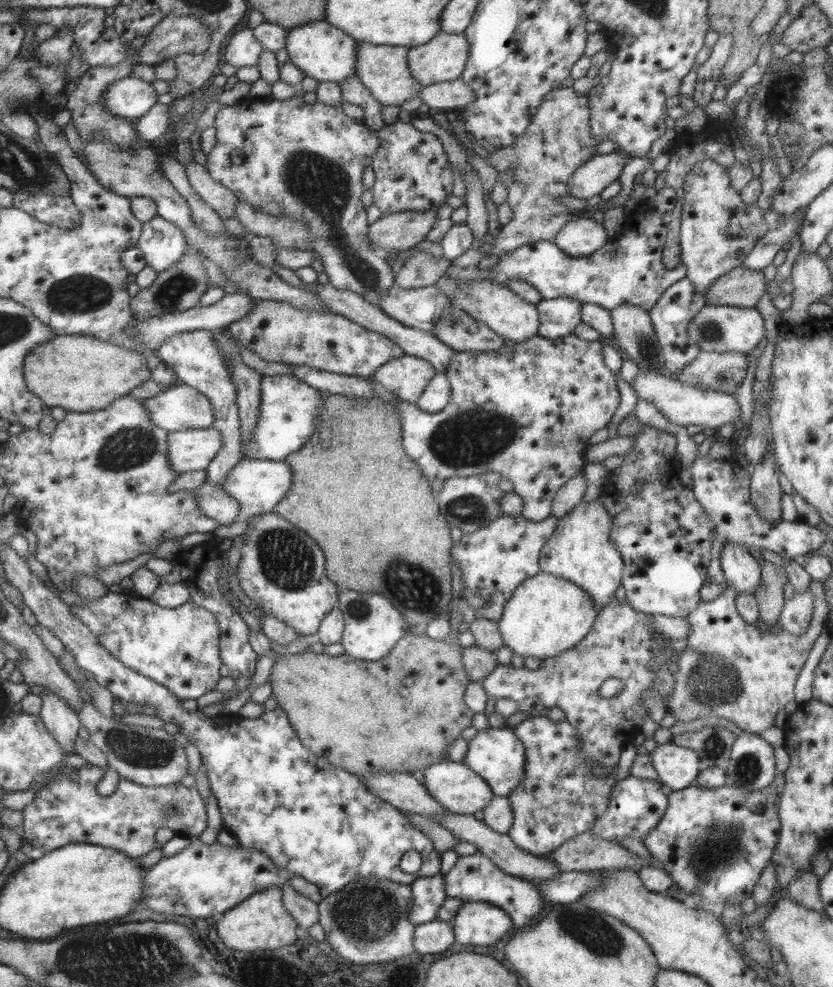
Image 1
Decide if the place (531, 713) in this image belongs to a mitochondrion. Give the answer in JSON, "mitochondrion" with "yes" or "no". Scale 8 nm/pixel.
{"mitochondrion":"no"}

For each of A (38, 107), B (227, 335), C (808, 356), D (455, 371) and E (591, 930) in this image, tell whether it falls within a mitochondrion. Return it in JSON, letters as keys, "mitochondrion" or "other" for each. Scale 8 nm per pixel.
{"A":"other","B":"other","C":"other","D":"other","E":"mitochondrion"}

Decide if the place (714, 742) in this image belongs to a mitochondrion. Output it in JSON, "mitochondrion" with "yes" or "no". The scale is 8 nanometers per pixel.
{"mitochondrion":"yes"}

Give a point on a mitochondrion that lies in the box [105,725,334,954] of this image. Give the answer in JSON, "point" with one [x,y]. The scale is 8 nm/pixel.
{"point":[177,808]}

